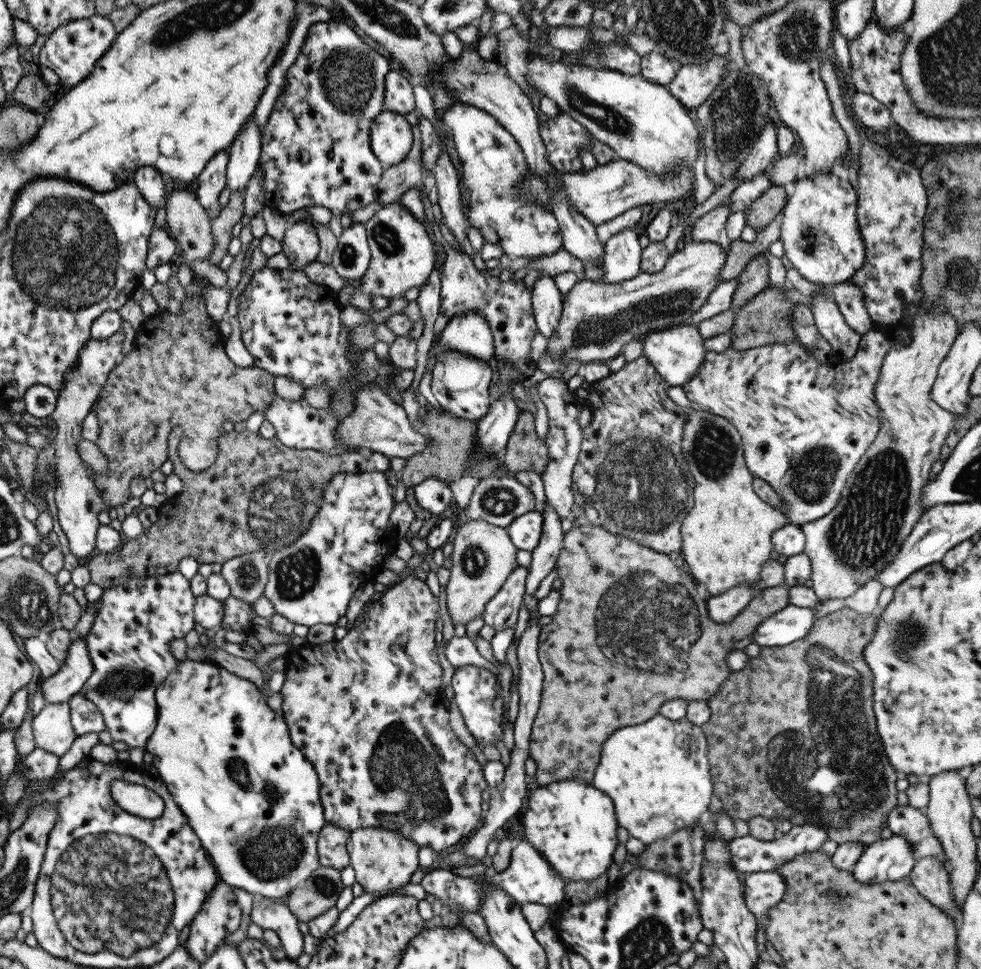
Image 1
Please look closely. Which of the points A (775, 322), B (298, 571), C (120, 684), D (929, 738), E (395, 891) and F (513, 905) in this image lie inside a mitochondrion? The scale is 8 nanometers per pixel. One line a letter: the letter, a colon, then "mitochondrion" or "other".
A: mitochondrion
B: mitochondrion
C: mitochondrion
D: other
E: other
F: other

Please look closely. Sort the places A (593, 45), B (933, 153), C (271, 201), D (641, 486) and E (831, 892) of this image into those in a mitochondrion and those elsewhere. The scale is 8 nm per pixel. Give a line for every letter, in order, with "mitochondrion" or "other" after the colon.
A: other
B: other
C: other
D: mitochondrion
E: mitochondrion

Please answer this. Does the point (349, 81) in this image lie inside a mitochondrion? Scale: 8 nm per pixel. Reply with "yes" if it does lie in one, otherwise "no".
yes

